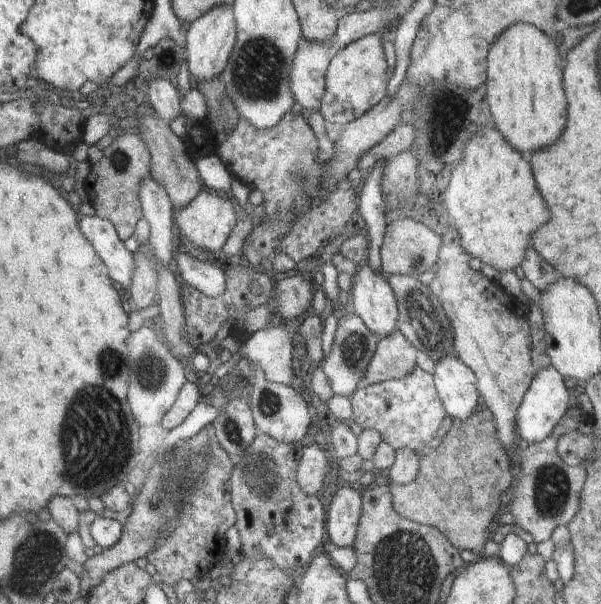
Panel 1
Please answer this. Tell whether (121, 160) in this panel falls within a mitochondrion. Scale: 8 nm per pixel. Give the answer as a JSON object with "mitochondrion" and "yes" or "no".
{"mitochondrion":"yes"}

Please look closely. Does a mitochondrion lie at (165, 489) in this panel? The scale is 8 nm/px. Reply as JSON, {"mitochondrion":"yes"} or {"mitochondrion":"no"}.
{"mitochondrion":"yes"}

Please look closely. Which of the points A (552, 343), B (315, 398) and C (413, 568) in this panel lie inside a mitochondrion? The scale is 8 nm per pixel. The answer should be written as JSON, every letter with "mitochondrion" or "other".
{"A":"other","B":"other","C":"mitochondrion"}

